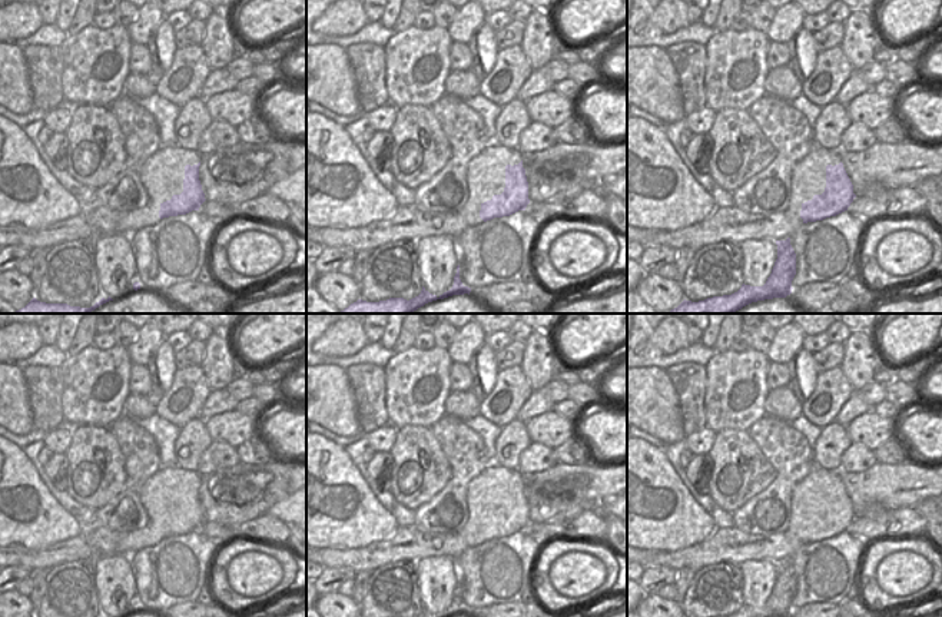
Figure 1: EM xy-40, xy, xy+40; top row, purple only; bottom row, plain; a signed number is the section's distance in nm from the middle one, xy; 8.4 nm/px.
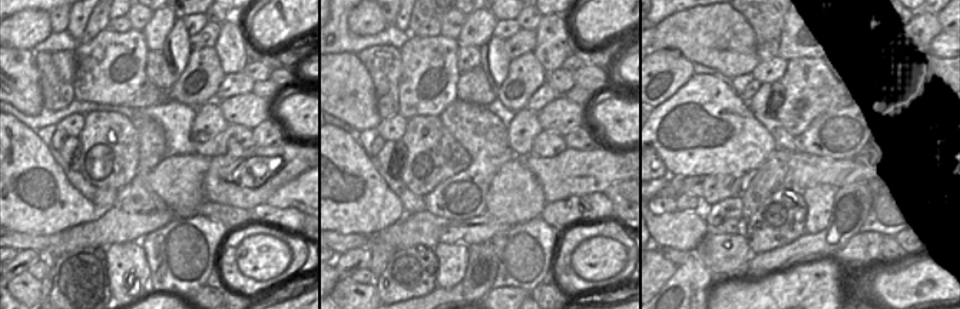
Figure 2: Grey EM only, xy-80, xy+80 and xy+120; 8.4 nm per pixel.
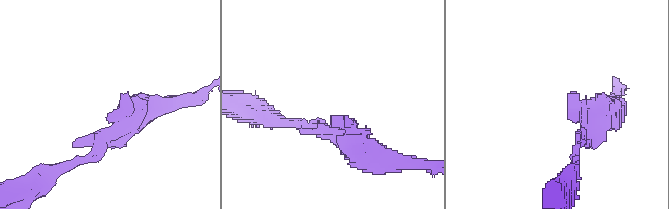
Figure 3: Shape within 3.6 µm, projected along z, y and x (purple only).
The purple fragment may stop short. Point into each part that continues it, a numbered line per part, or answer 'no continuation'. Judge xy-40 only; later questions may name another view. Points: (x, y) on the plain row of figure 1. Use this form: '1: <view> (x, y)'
no continuation

